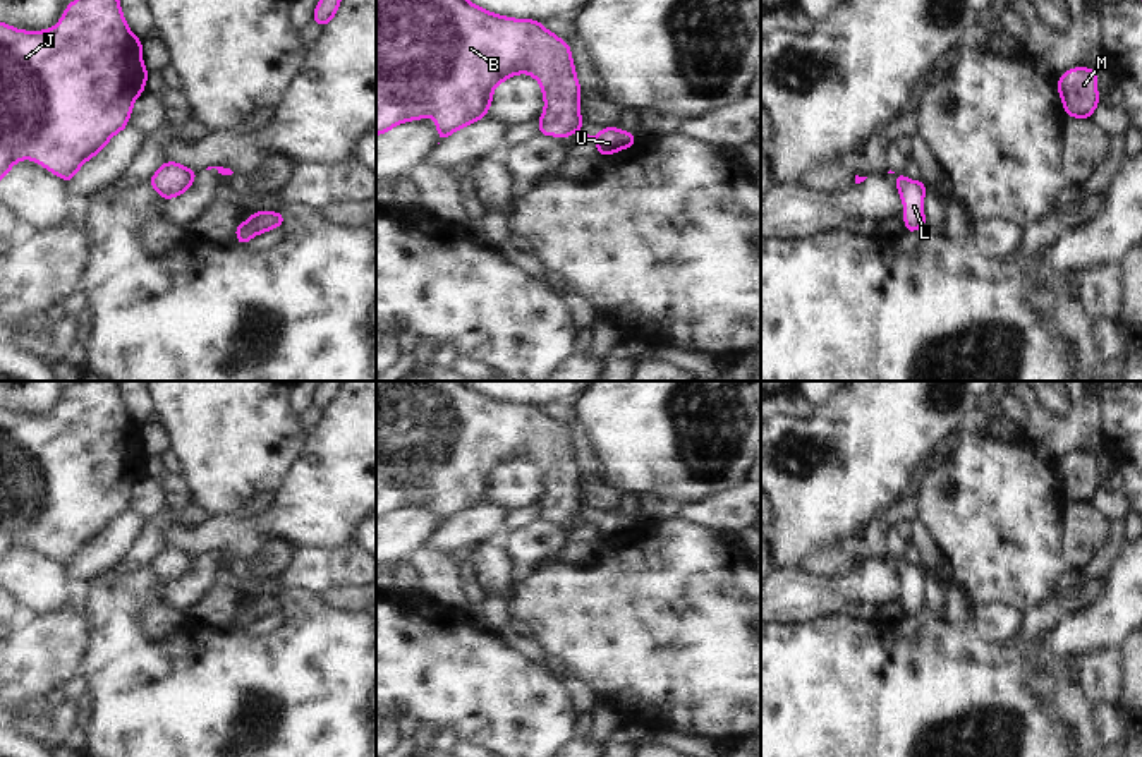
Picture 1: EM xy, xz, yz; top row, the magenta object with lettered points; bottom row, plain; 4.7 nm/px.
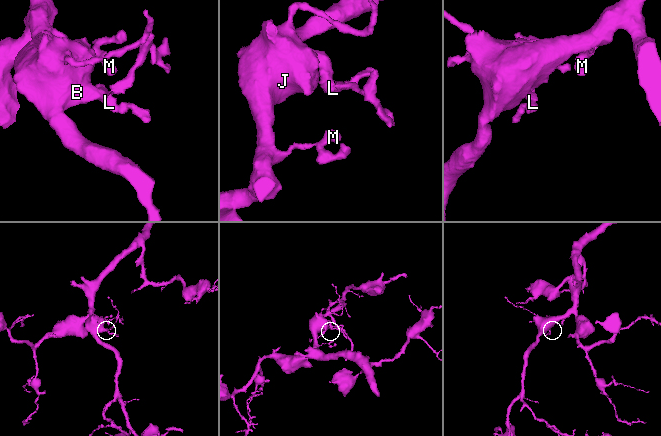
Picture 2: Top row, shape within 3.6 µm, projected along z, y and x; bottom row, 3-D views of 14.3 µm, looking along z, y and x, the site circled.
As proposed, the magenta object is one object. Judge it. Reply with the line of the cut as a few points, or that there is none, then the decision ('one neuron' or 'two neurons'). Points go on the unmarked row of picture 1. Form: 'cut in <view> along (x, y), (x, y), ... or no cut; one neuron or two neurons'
cut in yz along (899, 558), (897, 565); two neurons

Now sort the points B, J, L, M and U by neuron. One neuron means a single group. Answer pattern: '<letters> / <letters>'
B J L M / U

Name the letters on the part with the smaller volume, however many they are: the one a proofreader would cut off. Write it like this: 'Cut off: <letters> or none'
Cut off: U.

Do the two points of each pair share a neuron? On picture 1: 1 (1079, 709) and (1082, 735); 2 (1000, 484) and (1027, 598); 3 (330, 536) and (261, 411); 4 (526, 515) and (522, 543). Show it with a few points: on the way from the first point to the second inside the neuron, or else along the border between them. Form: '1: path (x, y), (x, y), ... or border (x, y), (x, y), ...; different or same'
1: path (1079, 716), (1082, 728); same
2: path (1005, 512), (1007, 550), (1024, 570); same
3: border (309, 436), (303, 457), (275, 493); different
4: border (540, 519), (509, 534); different

